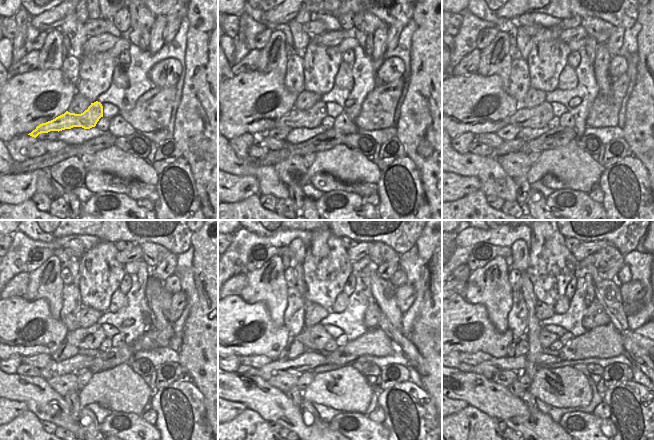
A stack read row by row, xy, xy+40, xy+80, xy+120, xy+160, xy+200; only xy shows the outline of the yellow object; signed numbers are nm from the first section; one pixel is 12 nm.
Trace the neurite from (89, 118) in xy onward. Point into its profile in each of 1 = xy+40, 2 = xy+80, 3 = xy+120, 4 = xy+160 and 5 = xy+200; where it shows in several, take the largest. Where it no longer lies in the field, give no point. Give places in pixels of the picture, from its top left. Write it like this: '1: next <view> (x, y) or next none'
1: next xy+40 (311, 118)
2: next xy+80 (537, 117)
3: next xy+120 (90, 338)
4: next xy+160 (314, 338)
5: next xy+200 (546, 338)

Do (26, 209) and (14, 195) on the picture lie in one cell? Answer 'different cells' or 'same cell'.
different cells

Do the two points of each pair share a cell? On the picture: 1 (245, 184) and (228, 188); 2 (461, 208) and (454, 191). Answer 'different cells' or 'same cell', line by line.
1: same cell
2: different cells

